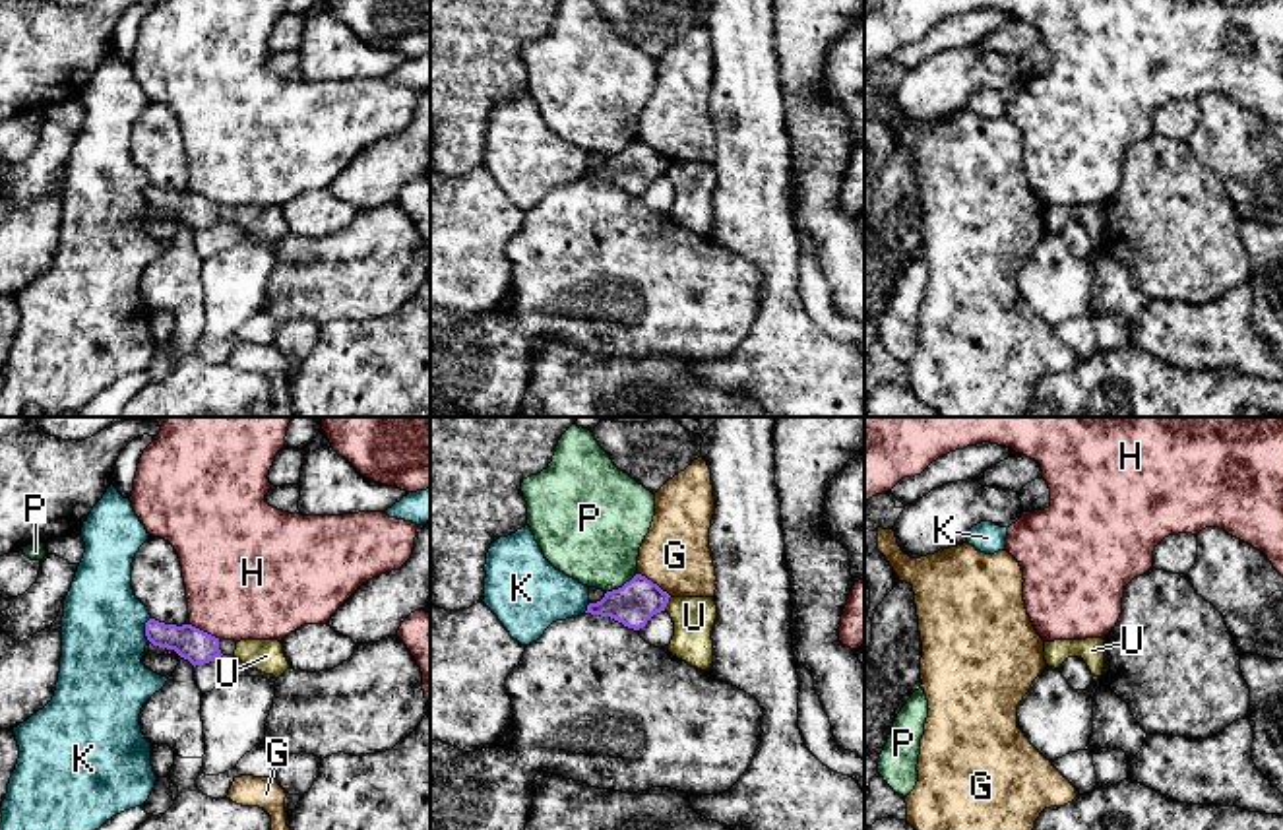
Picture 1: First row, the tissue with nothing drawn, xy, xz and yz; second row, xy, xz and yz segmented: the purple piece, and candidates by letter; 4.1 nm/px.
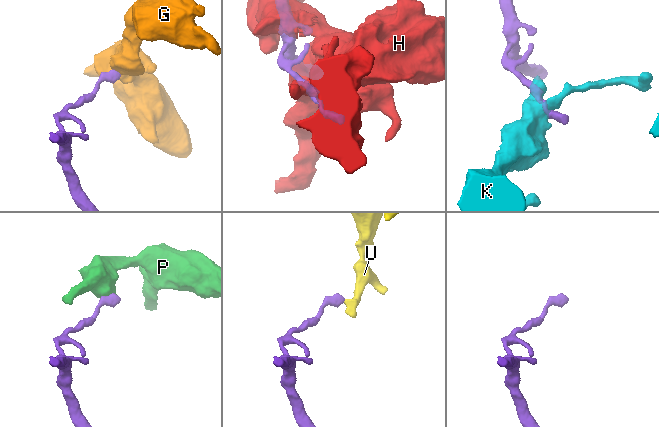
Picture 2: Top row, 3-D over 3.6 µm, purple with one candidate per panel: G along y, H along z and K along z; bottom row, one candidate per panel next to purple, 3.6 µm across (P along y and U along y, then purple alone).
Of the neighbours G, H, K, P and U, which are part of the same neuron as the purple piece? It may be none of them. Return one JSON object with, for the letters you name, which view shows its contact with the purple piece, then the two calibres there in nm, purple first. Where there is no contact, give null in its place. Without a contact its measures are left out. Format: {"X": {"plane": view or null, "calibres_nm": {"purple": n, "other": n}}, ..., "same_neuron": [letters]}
{"same_neuron": []}

